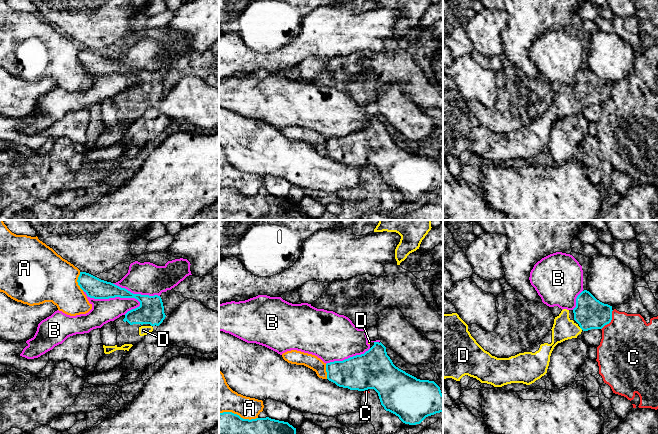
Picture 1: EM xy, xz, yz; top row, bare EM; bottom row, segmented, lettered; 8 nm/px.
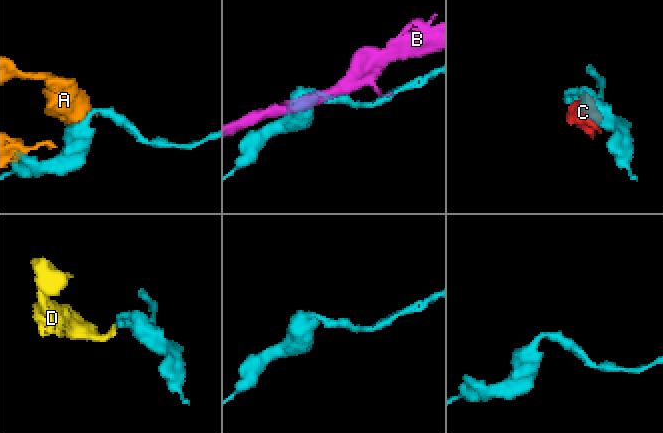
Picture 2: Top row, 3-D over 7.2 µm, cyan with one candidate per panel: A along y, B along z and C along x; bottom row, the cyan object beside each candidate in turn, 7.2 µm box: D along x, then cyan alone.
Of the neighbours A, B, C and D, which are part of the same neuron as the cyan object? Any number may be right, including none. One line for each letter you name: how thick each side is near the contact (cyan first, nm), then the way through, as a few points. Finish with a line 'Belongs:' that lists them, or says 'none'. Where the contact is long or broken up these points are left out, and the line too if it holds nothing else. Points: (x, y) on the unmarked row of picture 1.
D: Thickness 240 nm (cyan) against 180 nm. Path across: yz (590, 89), (586, 99), (581, 104), (563, 104)
Belongs: D

